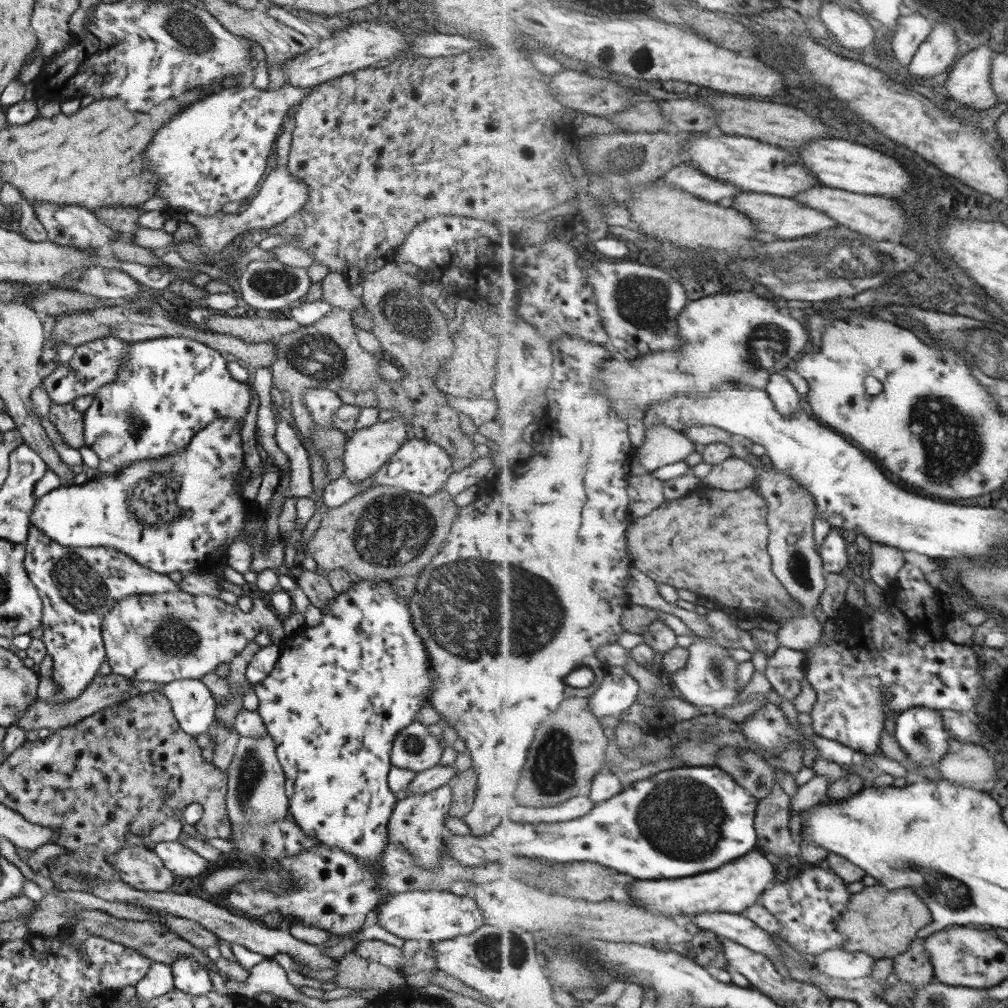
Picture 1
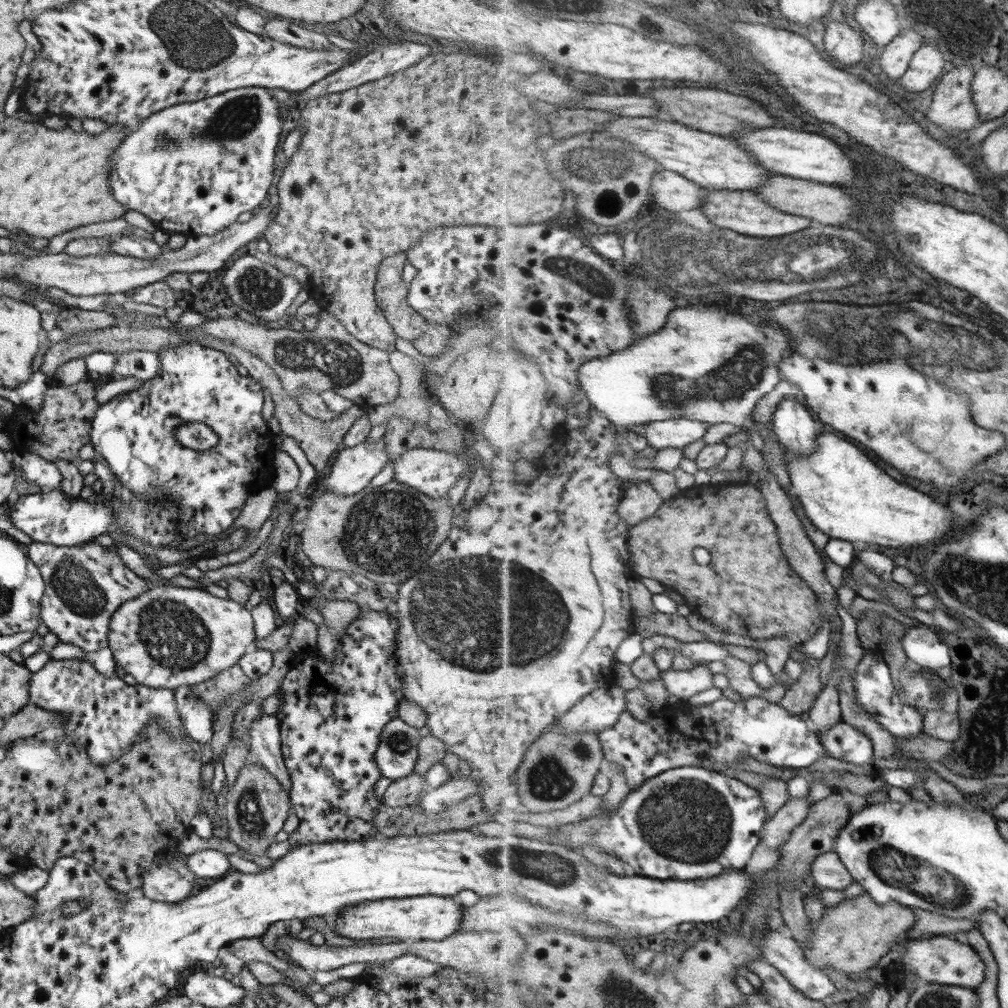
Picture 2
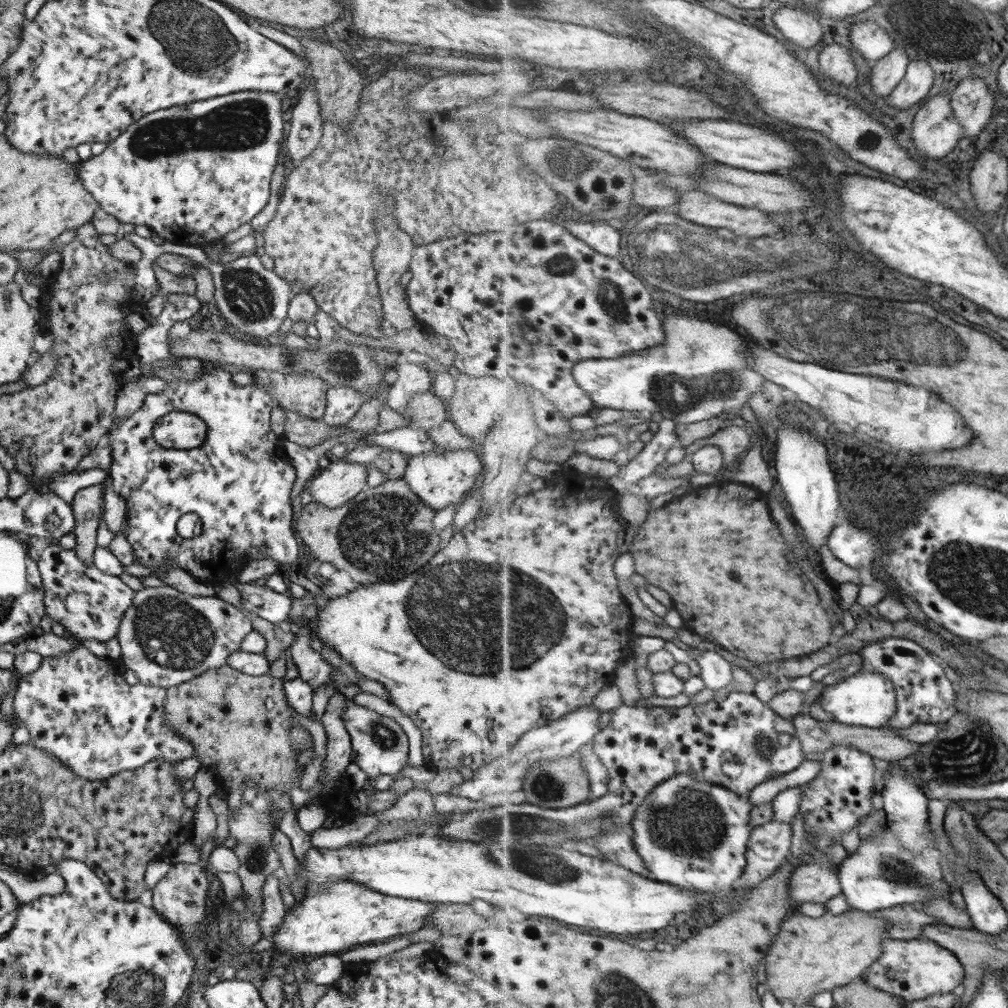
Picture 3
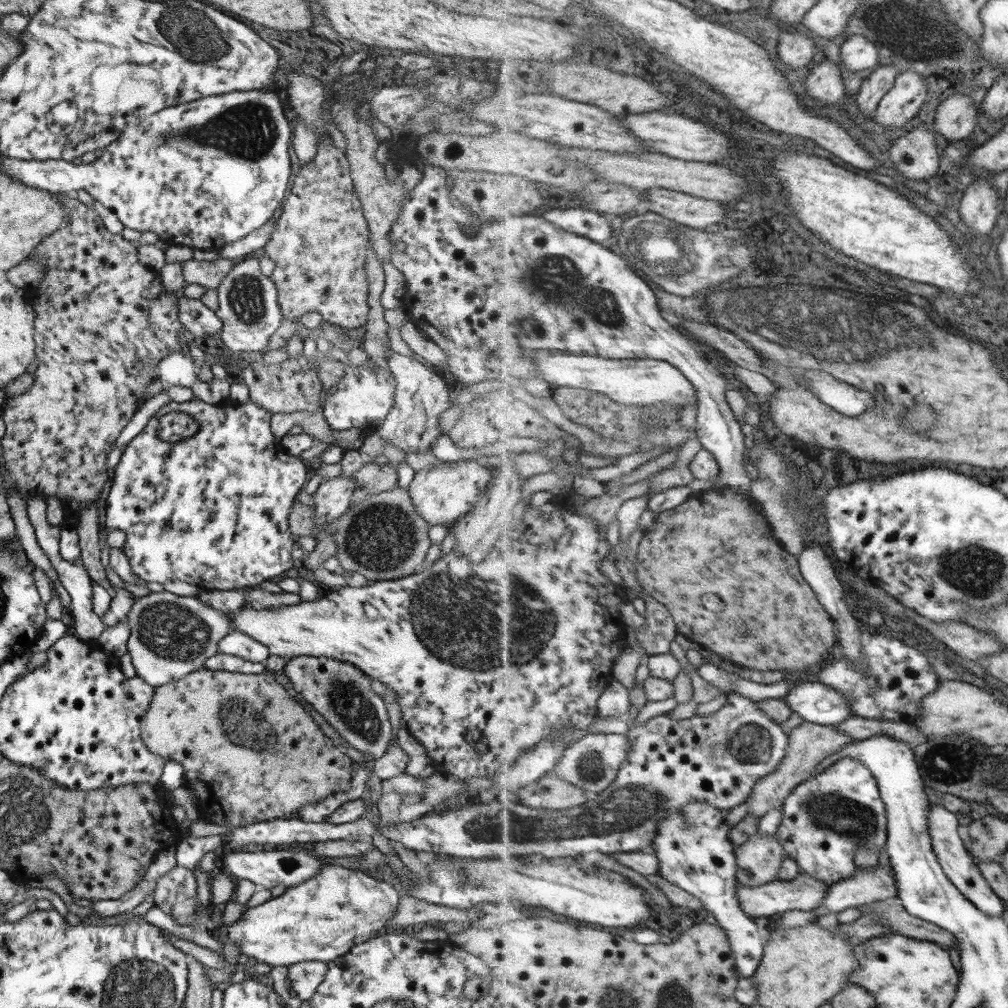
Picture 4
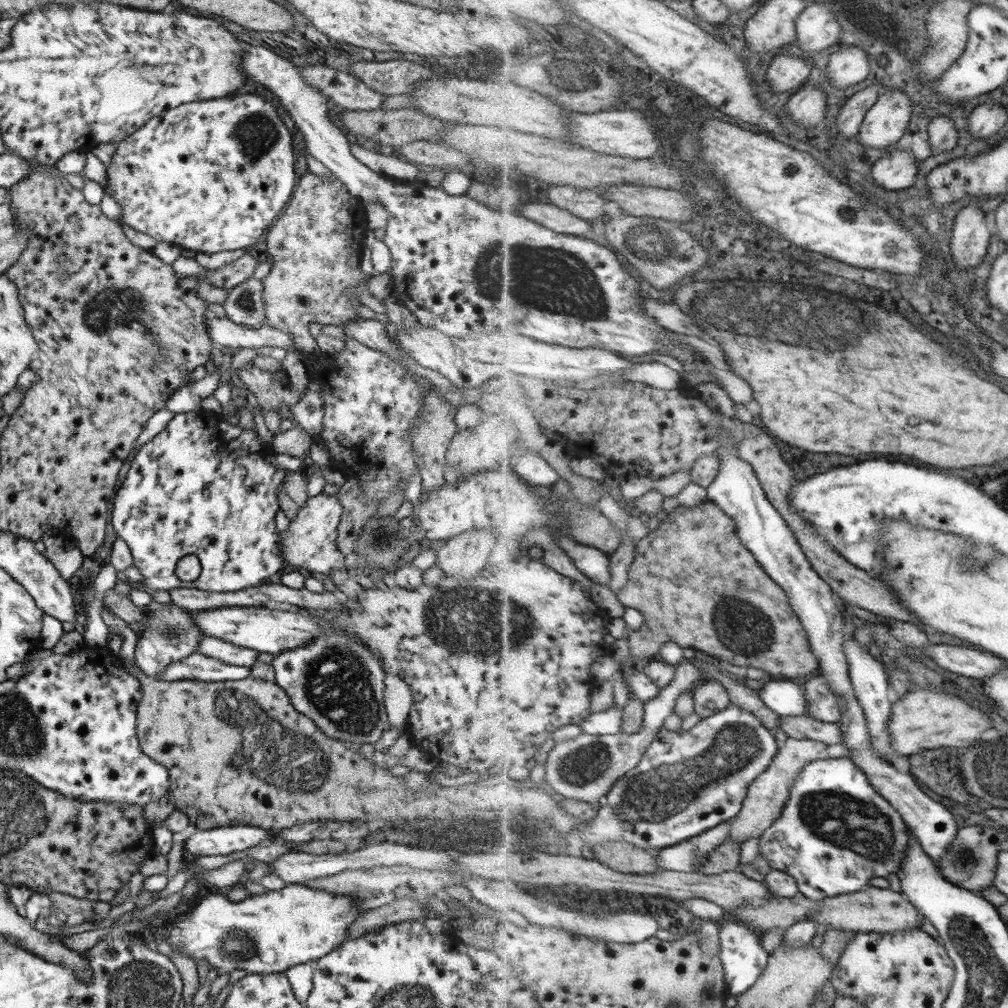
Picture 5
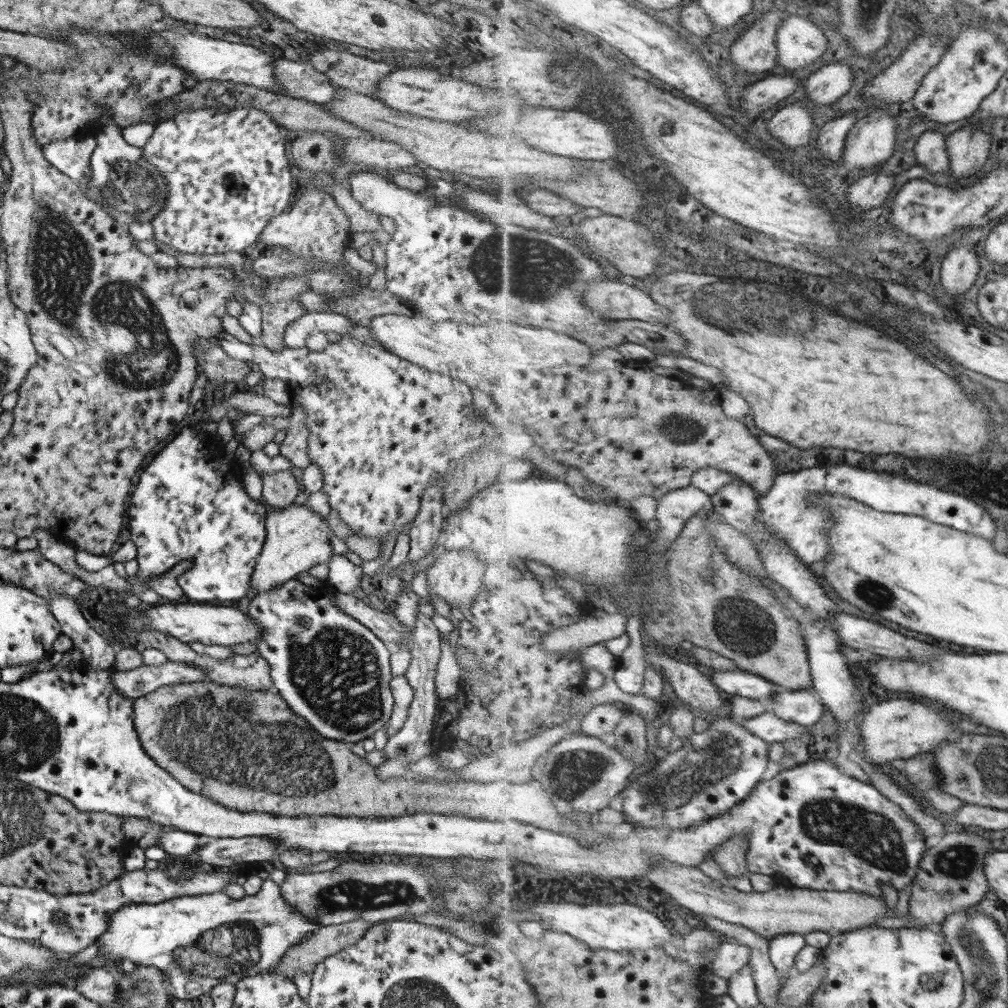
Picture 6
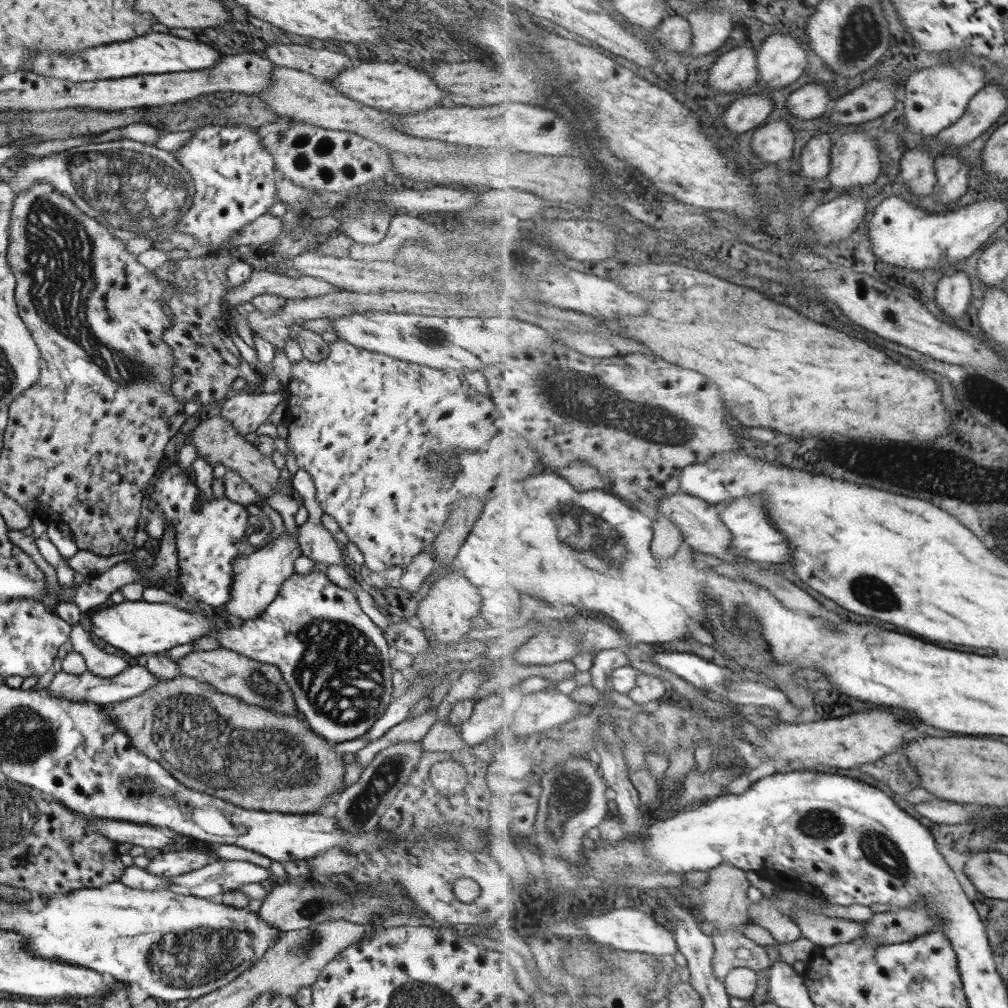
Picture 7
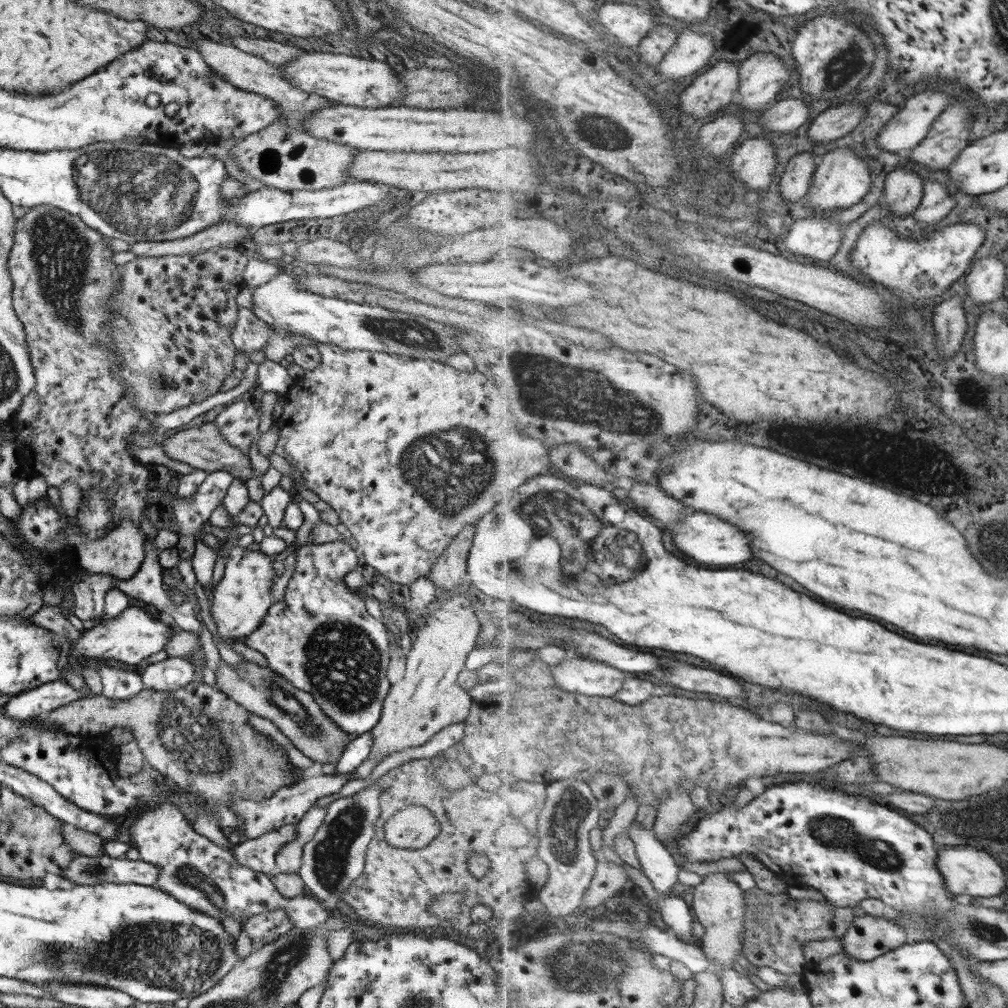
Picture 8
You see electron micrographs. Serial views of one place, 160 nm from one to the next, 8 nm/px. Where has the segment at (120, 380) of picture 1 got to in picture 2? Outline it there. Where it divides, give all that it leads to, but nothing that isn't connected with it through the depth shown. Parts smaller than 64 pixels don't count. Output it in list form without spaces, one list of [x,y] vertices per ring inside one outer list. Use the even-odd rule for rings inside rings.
[[[185,342],[180,345],[169,345],[162,349],[156,350],[156,357],[159,361],[159,370],[154,374],[153,378],[142,381],[142,383],[127,393],[121,393],[111,398],[108,402],[100,404],[97,407],[96,413],[93,415],[93,422],[91,422],[91,432],[89,432],[90,445],[93,447],[95,455],[101,456],[105,463],[108,465],[110,472],[114,478],[119,480],[122,486],[125,486],[131,493],[133,498],[139,498],[141,502],[149,502],[149,504],[173,504],[177,506],[178,517],[176,520],[176,529],[182,536],[182,540],[193,538],[195,534],[219,534],[223,532],[229,525],[237,520],[240,515],[241,508],[245,506],[245,500],[251,494],[257,494],[259,490],[265,488],[272,488],[271,479],[273,477],[273,457],[277,449],[275,449],[274,426],[272,423],[265,423],[262,414],[260,413],[263,402],[262,386],[249,375],[241,376],[237,373],[233,364],[227,360],[227,355],[220,350],[213,350],[212,348],[201,346],[195,342]],[[183,423],[202,423],[209,426],[215,436],[217,436],[217,445],[214,449],[209,451],[195,451],[184,448],[183,445],[177,444],[173,431],[175,428],[183,425]]]

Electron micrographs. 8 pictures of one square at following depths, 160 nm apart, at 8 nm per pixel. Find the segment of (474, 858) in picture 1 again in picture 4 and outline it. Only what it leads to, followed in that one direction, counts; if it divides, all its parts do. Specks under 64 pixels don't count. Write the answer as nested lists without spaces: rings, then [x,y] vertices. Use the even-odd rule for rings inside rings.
[[[709,802],[689,803],[680,811],[671,811],[660,820],[660,828],[657,829],[657,838],[654,842],[656,858],[659,860],[657,873],[667,881],[680,886],[683,890],[703,900],[705,909],[717,918],[718,927],[725,930],[729,942],[735,954],[737,970],[740,978],[754,977],[765,956],[765,946],[761,940],[761,934],[757,930],[757,924],[752,917],[743,912],[738,900],[738,858],[736,850],[733,850],[733,842],[729,840],[732,826],[727,823],[727,812],[713,806]]]

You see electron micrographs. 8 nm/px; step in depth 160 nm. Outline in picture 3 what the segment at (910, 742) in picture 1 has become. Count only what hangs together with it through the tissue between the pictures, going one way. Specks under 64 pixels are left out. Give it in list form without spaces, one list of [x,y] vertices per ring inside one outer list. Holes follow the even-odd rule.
[[[858,671],[834,685],[828,685],[815,701],[822,702],[824,711],[829,711],[834,722],[849,726],[869,728],[889,727],[897,712],[897,693],[893,681],[884,674],[873,671]]]

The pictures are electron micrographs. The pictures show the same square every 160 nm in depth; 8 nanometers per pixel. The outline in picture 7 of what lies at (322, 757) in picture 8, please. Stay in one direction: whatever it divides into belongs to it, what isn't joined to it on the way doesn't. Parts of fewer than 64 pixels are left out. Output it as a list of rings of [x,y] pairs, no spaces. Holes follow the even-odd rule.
[[[223,646],[210,651],[190,651],[178,658],[176,665],[181,677],[199,683],[206,682],[220,693],[234,696],[245,704],[261,706],[281,716],[291,715],[303,721],[302,714],[293,703],[292,692],[288,690],[276,666],[257,662]]]

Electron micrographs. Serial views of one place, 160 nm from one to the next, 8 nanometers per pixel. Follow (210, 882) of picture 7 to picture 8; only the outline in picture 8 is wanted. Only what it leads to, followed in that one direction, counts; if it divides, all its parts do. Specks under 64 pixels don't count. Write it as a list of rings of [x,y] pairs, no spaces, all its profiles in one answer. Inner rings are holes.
[[[286,824],[276,831],[244,840],[241,844],[233,847],[231,853],[241,866],[246,866],[261,874],[270,876],[275,872],[275,852],[279,850],[280,846],[295,839],[297,832],[296,824]]]

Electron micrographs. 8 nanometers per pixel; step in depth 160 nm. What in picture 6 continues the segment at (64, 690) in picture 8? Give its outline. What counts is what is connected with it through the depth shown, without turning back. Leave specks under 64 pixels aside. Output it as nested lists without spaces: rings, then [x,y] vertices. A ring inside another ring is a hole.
[[[163,661],[157,666],[141,665],[133,670],[110,673],[114,687],[129,700],[151,692],[161,685],[172,685],[193,681],[203,681],[203,669],[173,661]]]

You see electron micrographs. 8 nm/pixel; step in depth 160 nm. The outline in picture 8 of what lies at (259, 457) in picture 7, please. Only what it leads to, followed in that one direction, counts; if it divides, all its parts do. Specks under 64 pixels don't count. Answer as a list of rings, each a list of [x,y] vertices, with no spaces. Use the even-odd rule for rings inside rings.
[[[213,422],[202,424],[196,428],[181,430],[181,432],[173,433],[167,438],[158,438],[157,443],[163,454],[169,459],[187,464],[192,469],[201,470],[206,474],[224,471],[234,479],[237,478],[244,482],[253,477],[253,466],[247,460],[247,456],[243,452],[239,452],[235,446],[229,446]]]

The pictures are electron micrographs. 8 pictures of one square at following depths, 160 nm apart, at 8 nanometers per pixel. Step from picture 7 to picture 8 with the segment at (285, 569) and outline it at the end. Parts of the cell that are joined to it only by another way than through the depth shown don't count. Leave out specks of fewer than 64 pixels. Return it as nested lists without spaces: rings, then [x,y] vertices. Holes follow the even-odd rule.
[[[238,545],[231,546],[225,560],[225,571],[223,576],[215,585],[211,592],[210,616],[217,626],[217,632],[224,642],[225,638],[229,640],[243,639],[243,636],[253,632],[262,621],[269,606],[271,606],[271,580],[277,578],[273,568],[271,568],[271,557],[263,556],[263,553],[246,550]]]

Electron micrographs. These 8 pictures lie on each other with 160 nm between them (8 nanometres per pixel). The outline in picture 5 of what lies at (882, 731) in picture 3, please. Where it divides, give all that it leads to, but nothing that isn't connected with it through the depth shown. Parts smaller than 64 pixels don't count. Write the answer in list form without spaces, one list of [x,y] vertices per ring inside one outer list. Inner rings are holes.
[[[788,737],[769,768],[749,786],[748,797],[744,800],[740,813],[729,821],[726,840],[736,840],[739,844],[743,844],[750,838],[761,837],[781,816],[784,806],[789,800],[793,785],[800,777],[801,771],[810,762],[824,758],[827,745],[826,742],[818,740],[799,740],[795,737]]]

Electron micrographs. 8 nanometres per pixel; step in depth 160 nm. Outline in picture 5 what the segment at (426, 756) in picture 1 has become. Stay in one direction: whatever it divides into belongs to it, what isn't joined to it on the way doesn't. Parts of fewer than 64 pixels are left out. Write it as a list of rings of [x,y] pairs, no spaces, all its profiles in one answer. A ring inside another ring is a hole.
[[[322,628],[322,634],[318,634],[305,646],[295,646],[291,650],[282,650],[275,654],[270,665],[274,670],[272,682],[286,692],[293,709],[310,718],[327,736],[356,748],[361,744],[373,745],[379,740],[381,732],[388,728],[383,703],[382,680],[385,672],[380,664],[380,658],[374,656],[370,648],[366,648],[346,630]]]

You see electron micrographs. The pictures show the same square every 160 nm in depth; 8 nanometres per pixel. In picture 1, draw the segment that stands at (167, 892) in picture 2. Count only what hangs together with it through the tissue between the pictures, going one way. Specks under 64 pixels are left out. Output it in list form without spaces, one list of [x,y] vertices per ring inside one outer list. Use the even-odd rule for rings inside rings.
[[[141,845],[120,848],[117,853],[107,858],[107,861],[116,870],[119,880],[135,890],[165,892],[173,884],[174,874],[163,866],[153,850]]]

